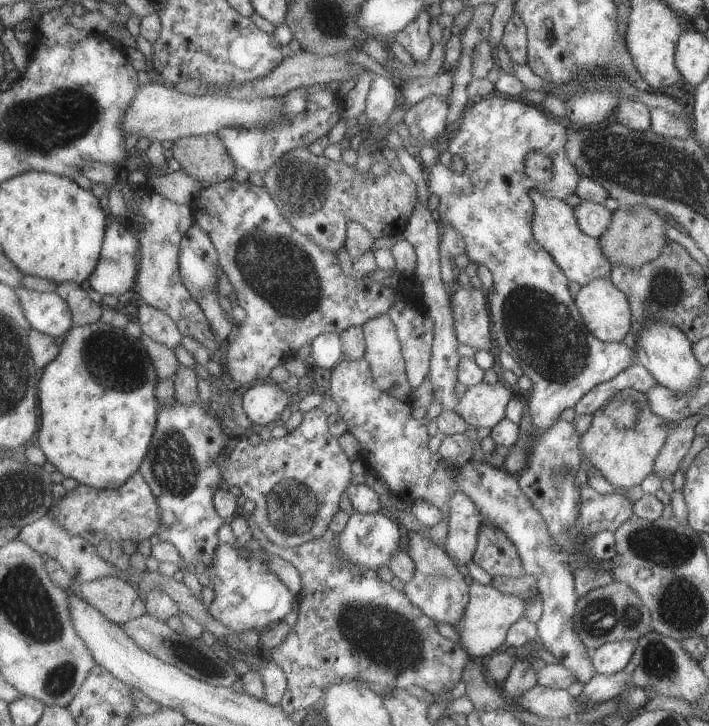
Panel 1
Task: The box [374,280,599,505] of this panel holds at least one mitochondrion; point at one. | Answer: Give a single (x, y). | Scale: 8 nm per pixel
(534, 322)

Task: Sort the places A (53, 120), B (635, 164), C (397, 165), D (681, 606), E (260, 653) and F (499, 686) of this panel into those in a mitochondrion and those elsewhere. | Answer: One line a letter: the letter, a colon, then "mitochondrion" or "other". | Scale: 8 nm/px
A: mitochondrion
B: mitochondrion
C: other
D: mitochondrion
E: other
F: other

